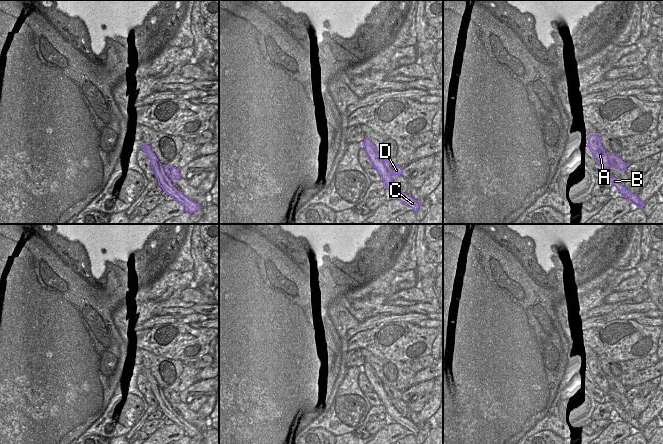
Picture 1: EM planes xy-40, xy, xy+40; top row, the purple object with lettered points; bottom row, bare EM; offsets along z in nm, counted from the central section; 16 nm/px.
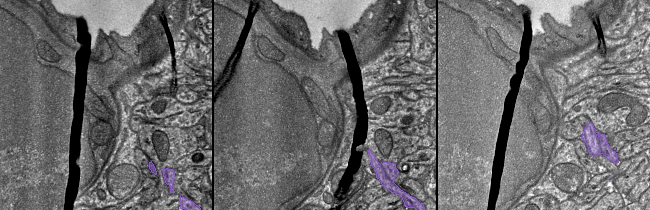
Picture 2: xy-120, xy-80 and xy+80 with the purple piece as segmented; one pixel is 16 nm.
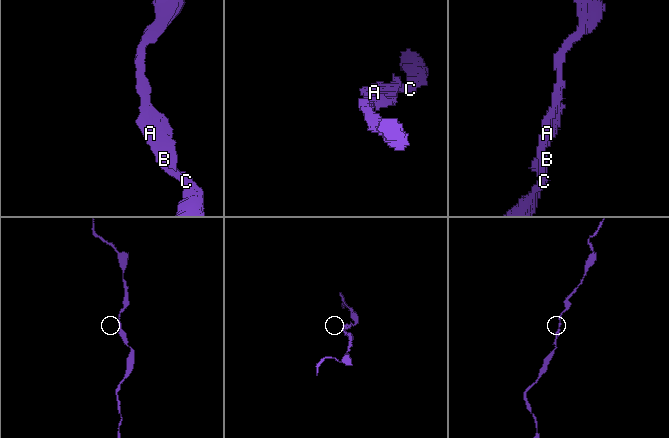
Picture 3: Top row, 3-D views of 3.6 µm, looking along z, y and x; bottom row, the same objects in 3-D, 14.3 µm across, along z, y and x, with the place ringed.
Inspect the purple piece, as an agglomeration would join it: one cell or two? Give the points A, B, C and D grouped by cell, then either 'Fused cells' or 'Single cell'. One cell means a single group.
Groups: A B C D. Single cell

